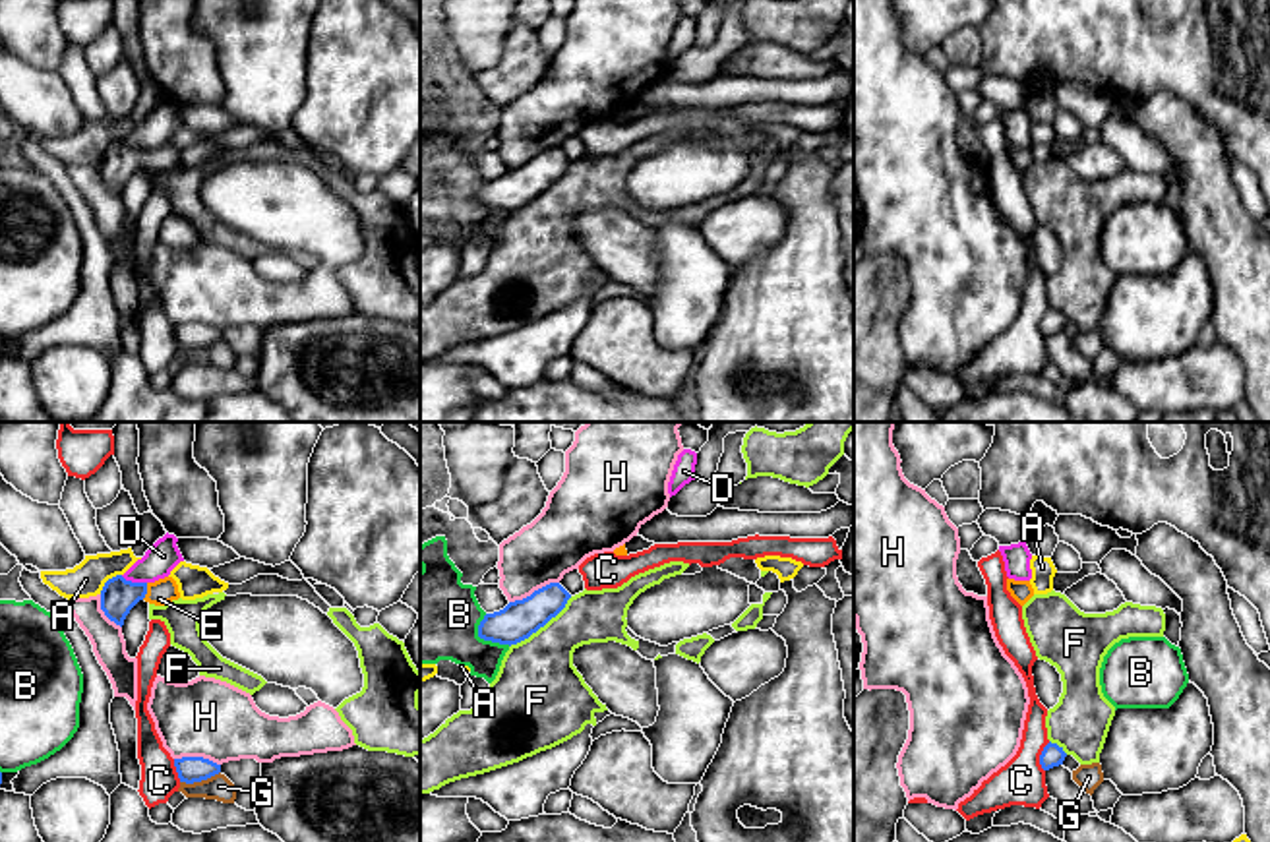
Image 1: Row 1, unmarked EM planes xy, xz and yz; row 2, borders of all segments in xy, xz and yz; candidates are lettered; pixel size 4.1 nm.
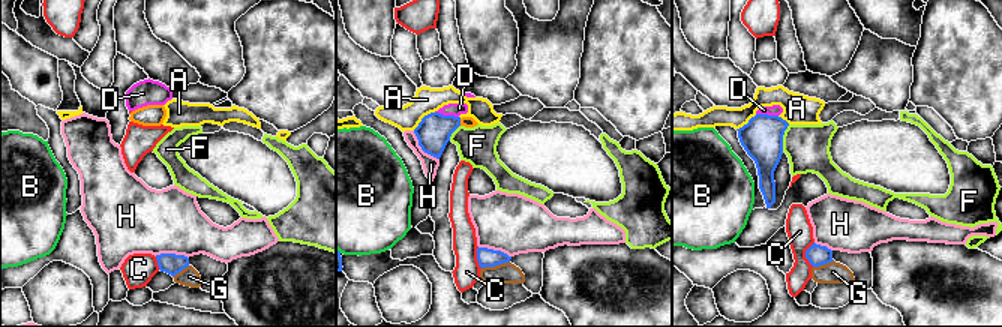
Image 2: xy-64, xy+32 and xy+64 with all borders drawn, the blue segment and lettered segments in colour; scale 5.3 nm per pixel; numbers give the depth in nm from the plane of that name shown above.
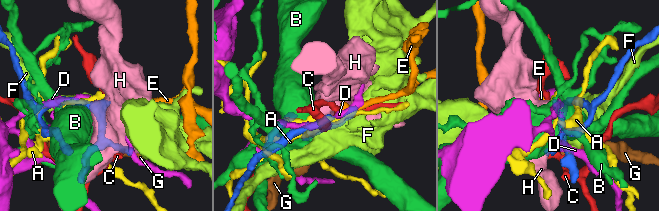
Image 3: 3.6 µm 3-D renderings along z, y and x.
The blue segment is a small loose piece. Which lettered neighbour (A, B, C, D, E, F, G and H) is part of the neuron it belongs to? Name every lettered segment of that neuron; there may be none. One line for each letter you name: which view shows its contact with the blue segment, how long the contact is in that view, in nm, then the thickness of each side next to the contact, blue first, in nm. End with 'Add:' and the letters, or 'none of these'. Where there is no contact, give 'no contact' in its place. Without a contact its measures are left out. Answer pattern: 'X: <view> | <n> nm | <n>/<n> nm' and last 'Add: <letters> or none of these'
E: xy | 80 nm | 150/110 nm
Add: E

